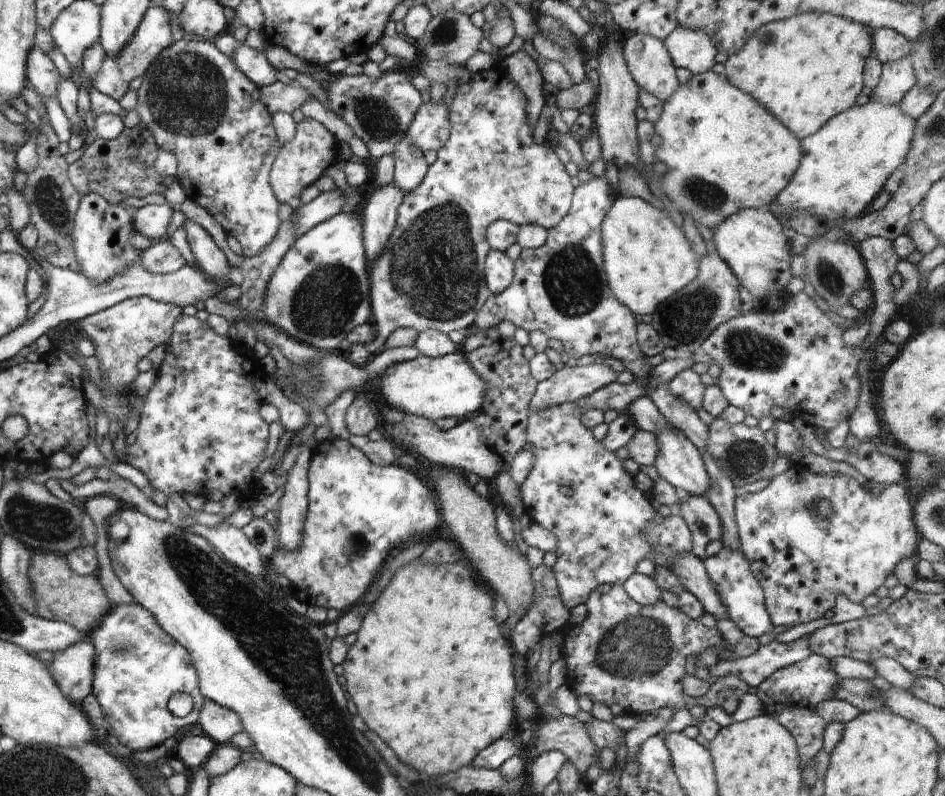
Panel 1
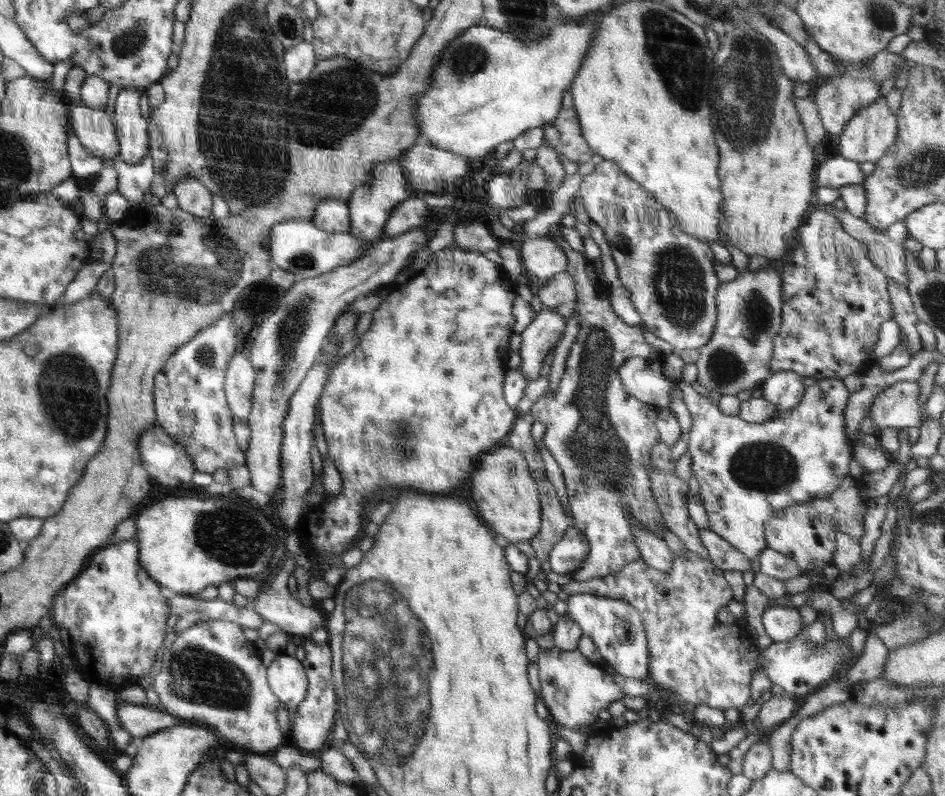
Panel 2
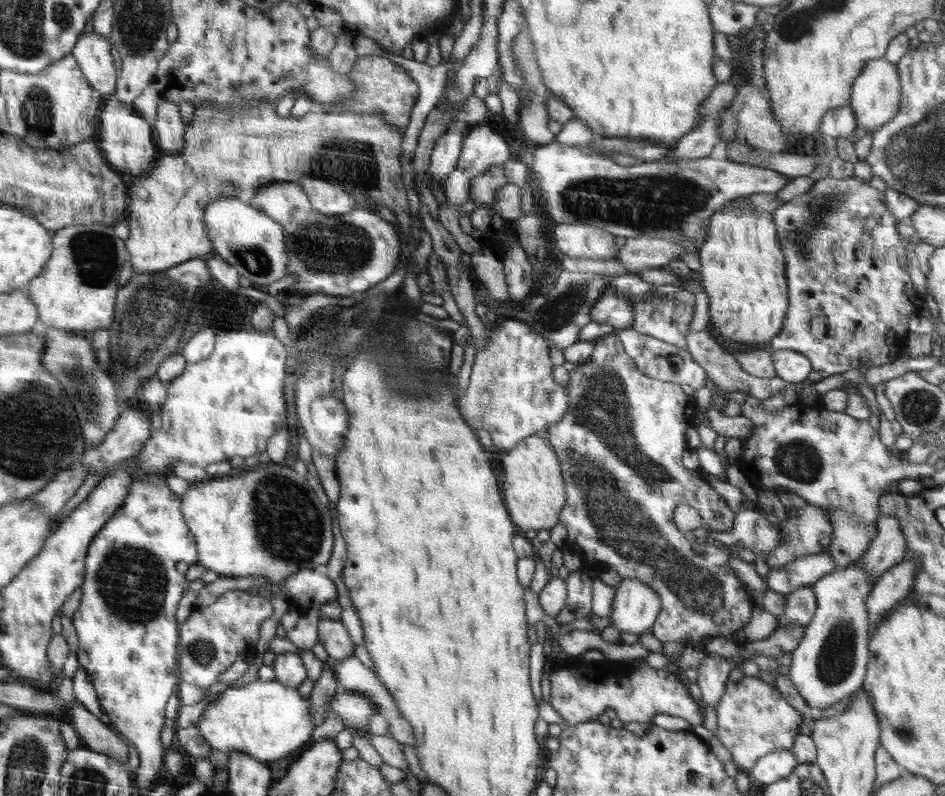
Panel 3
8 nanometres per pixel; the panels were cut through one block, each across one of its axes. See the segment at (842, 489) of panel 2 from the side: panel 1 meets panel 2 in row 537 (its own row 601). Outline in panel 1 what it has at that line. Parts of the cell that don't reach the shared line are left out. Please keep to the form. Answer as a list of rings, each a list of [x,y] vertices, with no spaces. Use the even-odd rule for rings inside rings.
[[[792,464],[782,474],[775,474],[762,491],[736,497],[734,518],[742,556],[748,560],[750,573],[762,587],[765,607],[773,626],[786,626],[789,629],[822,618],[828,610],[834,610],[839,595],[860,604],[884,584],[902,558],[916,555],[920,538],[914,524],[907,485],[885,485],[878,495],[862,485],[863,480],[857,476],[812,474],[800,464]],[[822,499],[830,500],[834,512],[828,521],[828,532],[818,526],[816,506]]]

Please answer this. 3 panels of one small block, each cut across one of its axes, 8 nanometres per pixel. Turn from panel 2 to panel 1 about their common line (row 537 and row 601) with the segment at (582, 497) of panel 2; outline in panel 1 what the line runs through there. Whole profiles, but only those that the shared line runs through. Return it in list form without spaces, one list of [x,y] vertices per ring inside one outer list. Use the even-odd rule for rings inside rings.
[[[600,584],[600,586],[596,586],[596,590],[590,594],[590,598],[585,602],[586,608],[588,610],[588,616],[584,618],[584,622],[580,622],[578,626],[572,626],[568,629],[565,638],[563,639],[563,644],[560,646],[561,648],[561,658],[566,662],[567,674],[565,676],[565,685],[575,692],[578,696],[582,694],[582,696],[588,696],[592,702],[598,702],[598,704],[604,704],[604,706],[612,706],[612,704],[620,704],[622,708],[624,708],[626,714],[650,714],[650,712],[654,712],[654,710],[658,708],[672,708],[675,711],[680,709],[690,710],[694,706],[706,706],[706,708],[712,708],[715,706],[720,706],[720,708],[724,709],[724,712],[732,715],[736,712],[739,700],[741,696],[747,692],[747,684],[743,680],[740,680],[738,676],[734,676],[734,674],[728,674],[728,676],[723,676],[719,679],[715,679],[715,684],[710,686],[710,689],[704,696],[700,696],[700,698],[692,698],[692,696],[688,696],[688,694],[684,693],[682,680],[686,673],[686,659],[692,658],[702,650],[706,650],[706,648],[710,648],[710,646],[716,647],[718,650],[722,647],[722,635],[720,631],[715,628],[706,627],[699,619],[692,619],[688,617],[684,612],[680,609],[672,608],[668,606],[664,601],[656,602],[656,606],[650,605],[641,605],[637,602],[634,602],[628,594],[626,594],[626,590],[622,588],[622,585],[613,585],[613,584]]]

